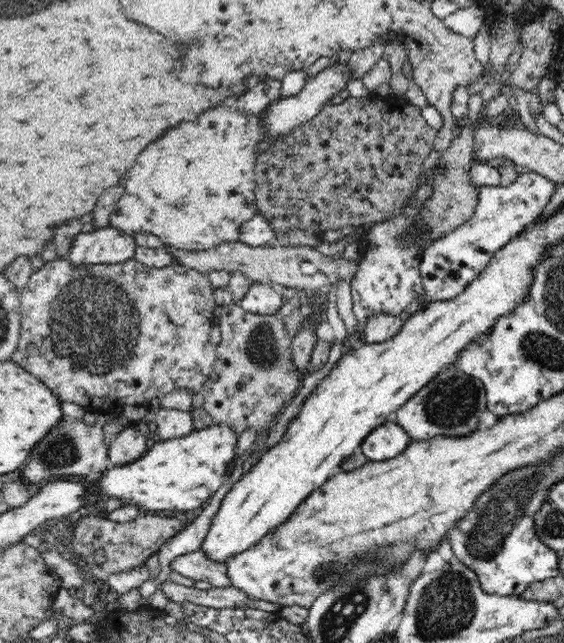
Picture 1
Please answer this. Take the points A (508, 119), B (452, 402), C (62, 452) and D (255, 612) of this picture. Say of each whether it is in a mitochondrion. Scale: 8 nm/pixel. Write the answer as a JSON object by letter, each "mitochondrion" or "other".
{"A":"other","B":"mitochondrion","C":"mitochondrion","D":"other"}

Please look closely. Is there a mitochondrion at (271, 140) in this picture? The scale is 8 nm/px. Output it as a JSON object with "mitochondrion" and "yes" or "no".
{"mitochondrion":"no"}

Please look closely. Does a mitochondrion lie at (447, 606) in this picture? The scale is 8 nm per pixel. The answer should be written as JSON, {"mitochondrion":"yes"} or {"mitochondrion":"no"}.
{"mitochondrion":"yes"}

